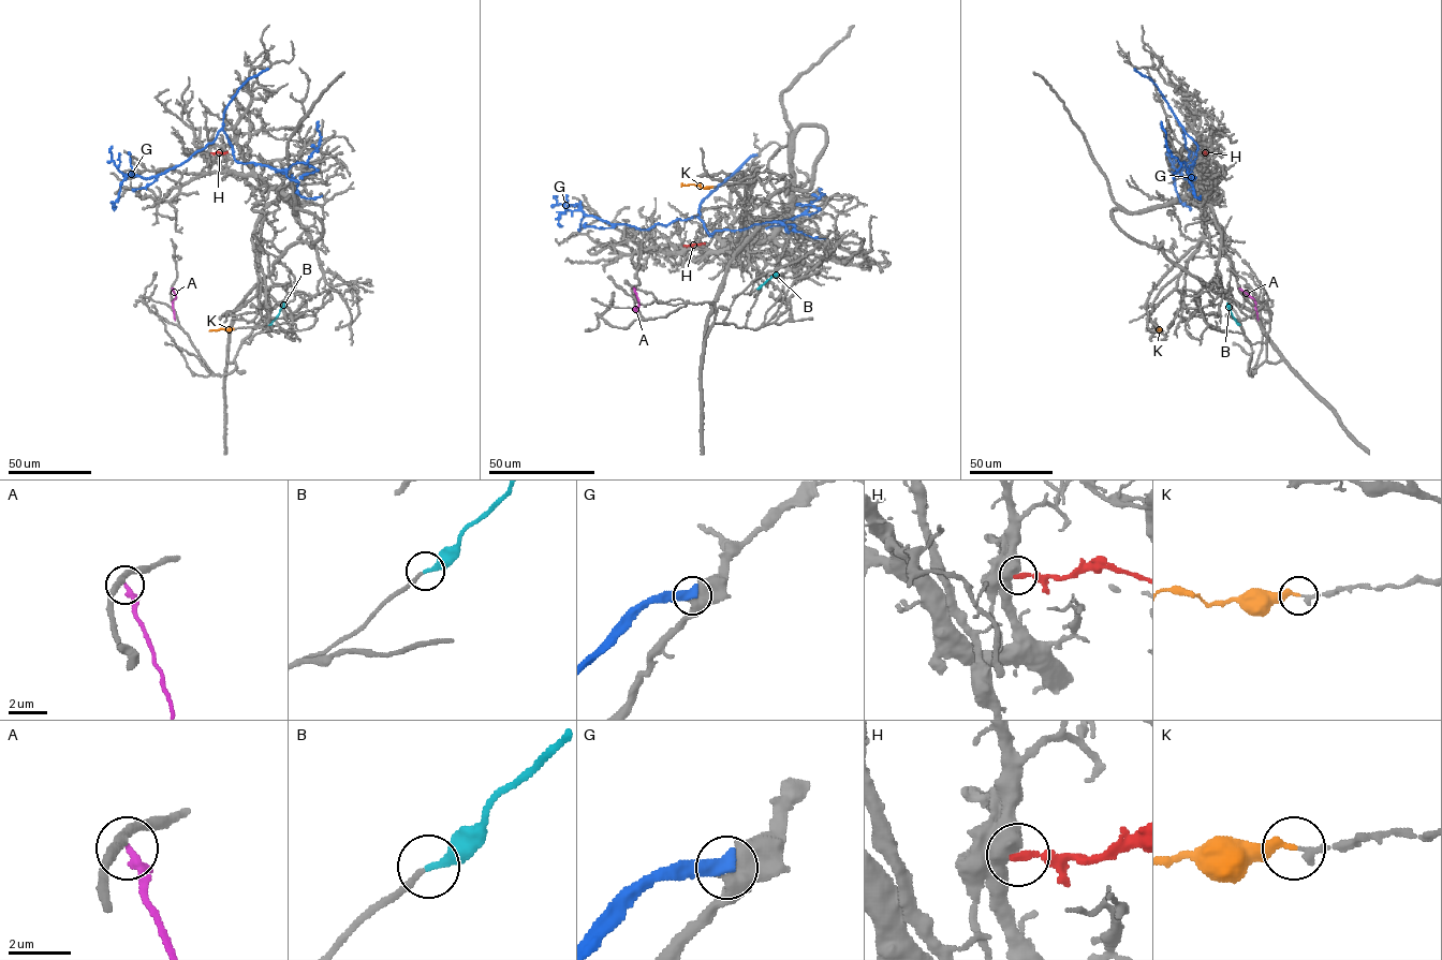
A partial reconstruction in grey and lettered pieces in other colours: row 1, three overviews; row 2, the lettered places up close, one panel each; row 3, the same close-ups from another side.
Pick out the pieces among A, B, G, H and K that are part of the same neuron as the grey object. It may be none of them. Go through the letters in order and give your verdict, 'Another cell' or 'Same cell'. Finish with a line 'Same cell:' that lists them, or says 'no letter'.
A: Another cell
B: Same cell
G: Another cell
H: Another cell
K: Same cell
Same cell: B, K

